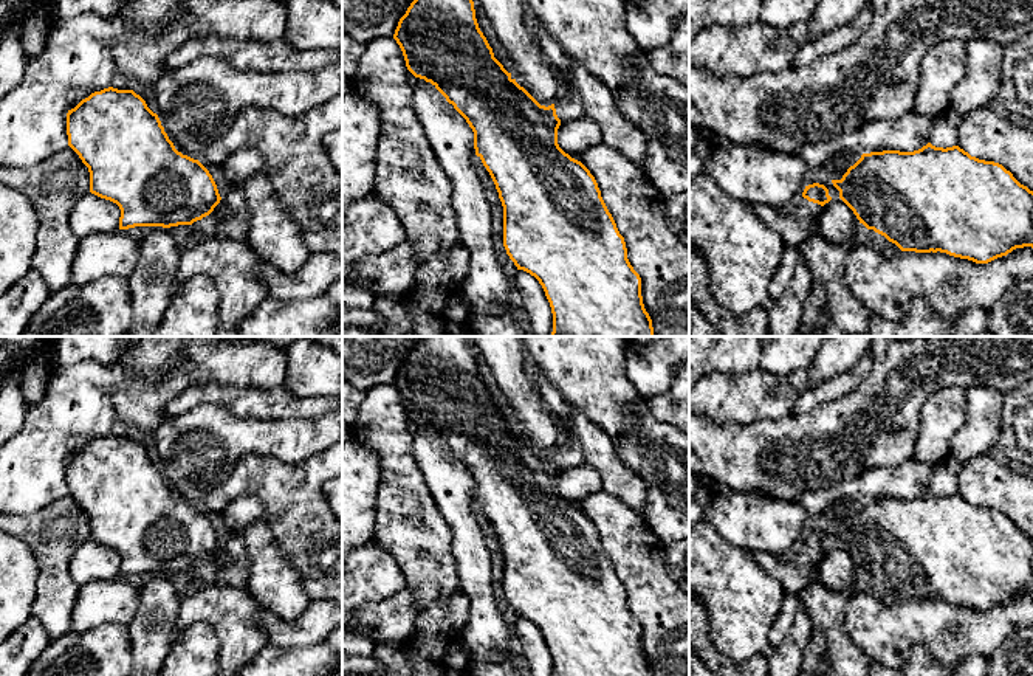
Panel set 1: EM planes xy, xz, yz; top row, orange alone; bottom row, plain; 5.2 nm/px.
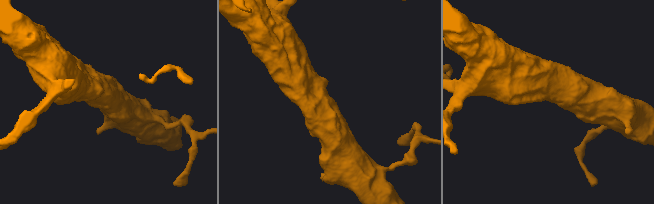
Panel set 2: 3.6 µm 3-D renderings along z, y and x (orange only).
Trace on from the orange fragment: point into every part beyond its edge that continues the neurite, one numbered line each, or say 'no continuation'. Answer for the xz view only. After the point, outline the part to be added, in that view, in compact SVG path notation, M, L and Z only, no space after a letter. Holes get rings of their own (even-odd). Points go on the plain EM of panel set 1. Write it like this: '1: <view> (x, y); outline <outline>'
1: xz (569, 453); outline M562 434L554 448L556 462L561 468L579 467L584 464L581 443L570 434Z

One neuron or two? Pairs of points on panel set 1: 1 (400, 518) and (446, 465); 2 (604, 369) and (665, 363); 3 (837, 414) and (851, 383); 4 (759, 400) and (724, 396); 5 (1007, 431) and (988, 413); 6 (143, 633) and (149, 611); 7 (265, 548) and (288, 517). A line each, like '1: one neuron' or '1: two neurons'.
1: two neurons
2: two neurons
3: two neurons
4: one neuron
5: two neurons
6: one neuron
7: two neurons

